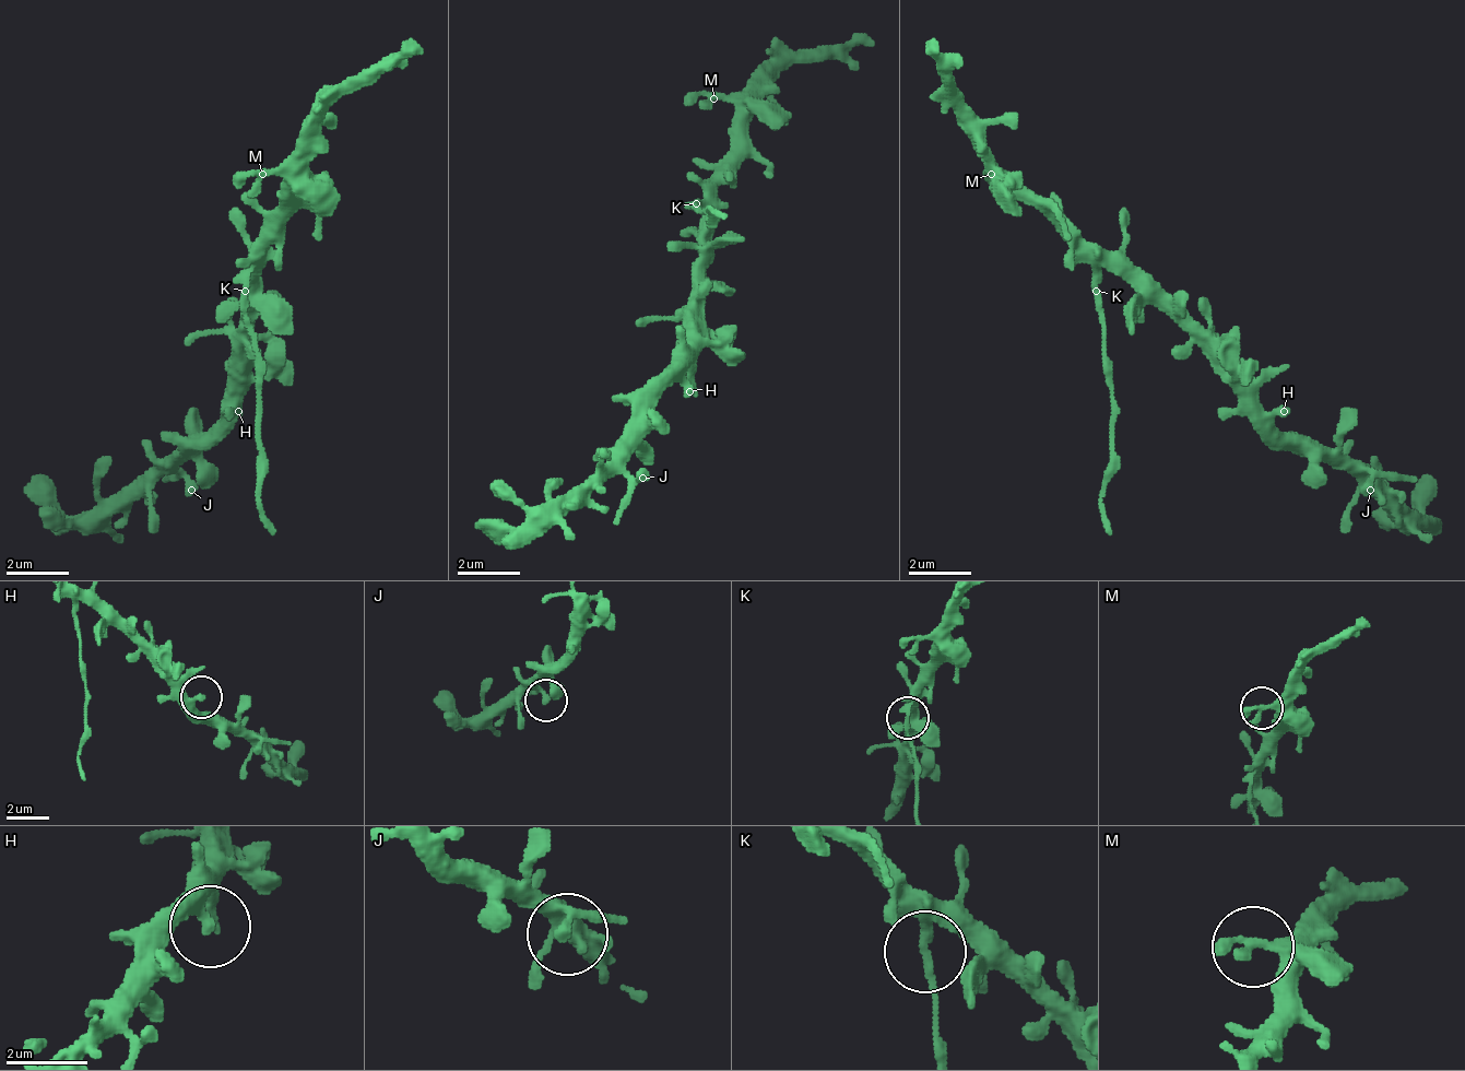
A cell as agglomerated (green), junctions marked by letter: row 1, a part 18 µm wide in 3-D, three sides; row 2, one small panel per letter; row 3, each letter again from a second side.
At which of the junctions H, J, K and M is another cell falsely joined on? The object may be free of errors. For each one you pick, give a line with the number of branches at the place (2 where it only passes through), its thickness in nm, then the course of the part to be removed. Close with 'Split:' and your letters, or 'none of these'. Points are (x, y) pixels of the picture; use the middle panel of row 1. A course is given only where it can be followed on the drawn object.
K: 2 branches meet; 220 nm thick; foreign part runs (698, 201), (721, 218)
Split: K

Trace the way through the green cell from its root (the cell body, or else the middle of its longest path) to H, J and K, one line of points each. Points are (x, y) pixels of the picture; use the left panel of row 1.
H: (247, 324), (247, 395), (231, 411), (238, 411)
J: (247, 324), (247, 348), (238, 355), (238, 403), (176, 466), (176, 474), (191, 490)
K: (247, 324), (247, 284), (255, 277), (255, 269), (247, 277), (247, 292)

